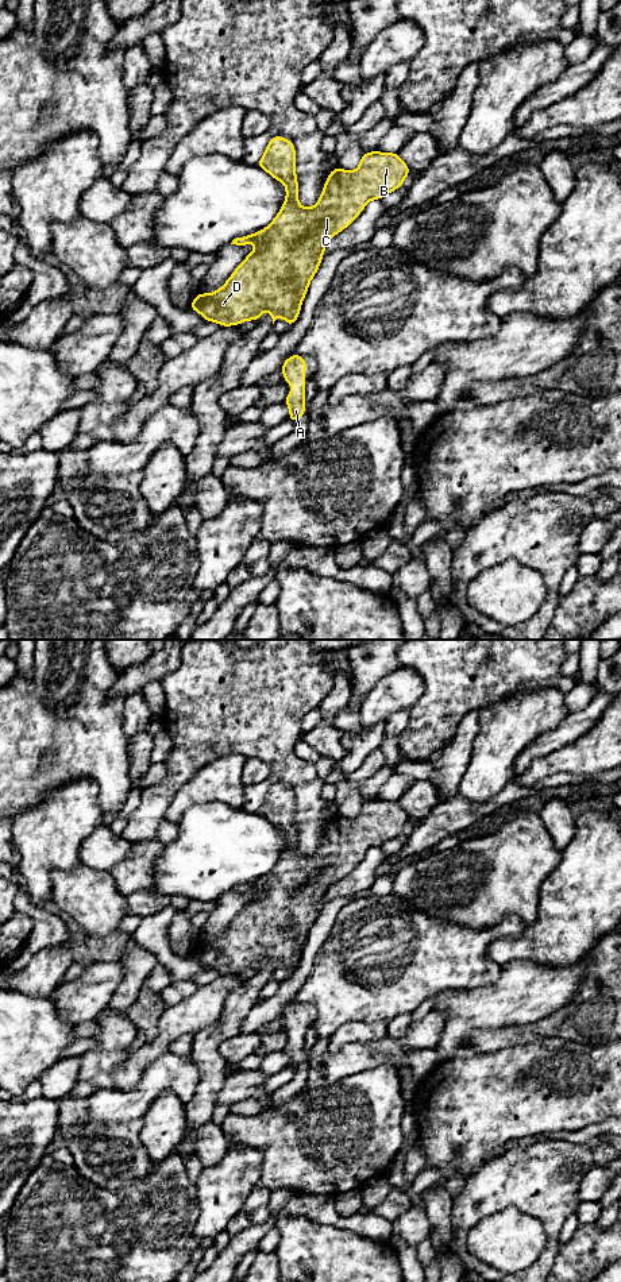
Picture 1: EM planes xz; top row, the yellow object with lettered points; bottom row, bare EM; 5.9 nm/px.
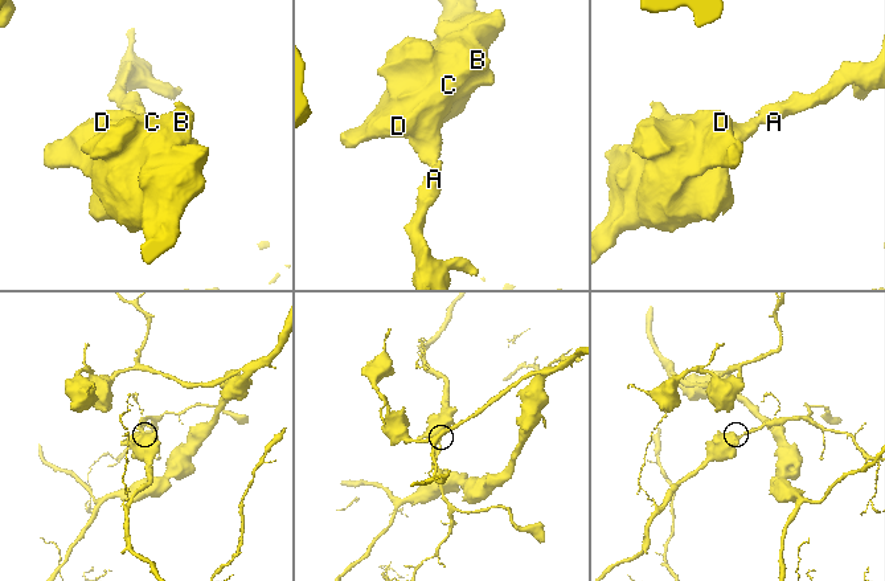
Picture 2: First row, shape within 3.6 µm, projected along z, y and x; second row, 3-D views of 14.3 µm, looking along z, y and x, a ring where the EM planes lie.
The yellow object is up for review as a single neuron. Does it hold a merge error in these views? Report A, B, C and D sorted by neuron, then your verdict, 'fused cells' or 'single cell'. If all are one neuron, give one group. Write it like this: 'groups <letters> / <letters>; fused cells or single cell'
groups A B C D; single cell

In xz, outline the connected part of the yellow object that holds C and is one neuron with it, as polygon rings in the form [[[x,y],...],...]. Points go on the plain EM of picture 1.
[[[273,784],[256,814],[285,831],[286,847],[265,877],[232,888],[231,892],[256,891],[258,895],[247,903],[219,938],[209,942],[200,939],[188,957],[198,959],[207,969],[219,970],[221,974],[239,973],[246,968],[256,969],[263,958],[269,958],[273,972],[284,965],[290,976],[301,959],[302,947],[310,927],[319,918],[328,888],[348,874],[370,847],[381,847],[385,842],[397,838],[410,816],[397,800],[383,802],[378,798],[363,800],[355,819],[346,819],[339,814],[333,816],[328,822],[316,853],[302,856],[298,852],[296,798],[292,788]]]

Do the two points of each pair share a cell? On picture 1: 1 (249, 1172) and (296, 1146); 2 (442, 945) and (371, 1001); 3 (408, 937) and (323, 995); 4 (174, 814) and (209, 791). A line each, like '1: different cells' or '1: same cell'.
1: different cells
2: same cell
3: same cell
4: same cell

